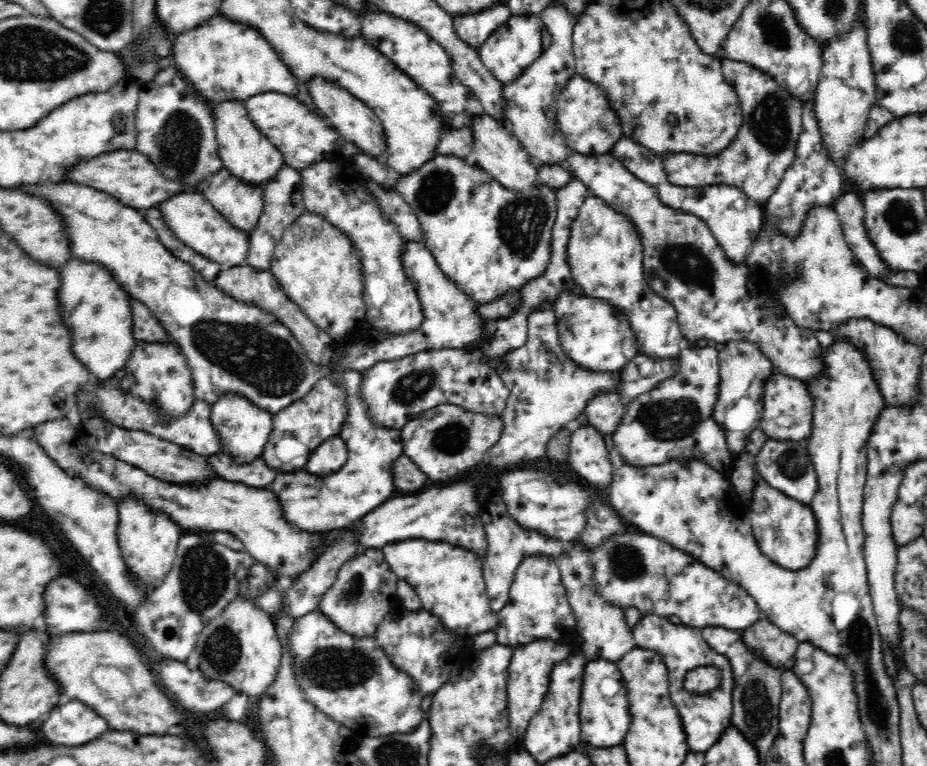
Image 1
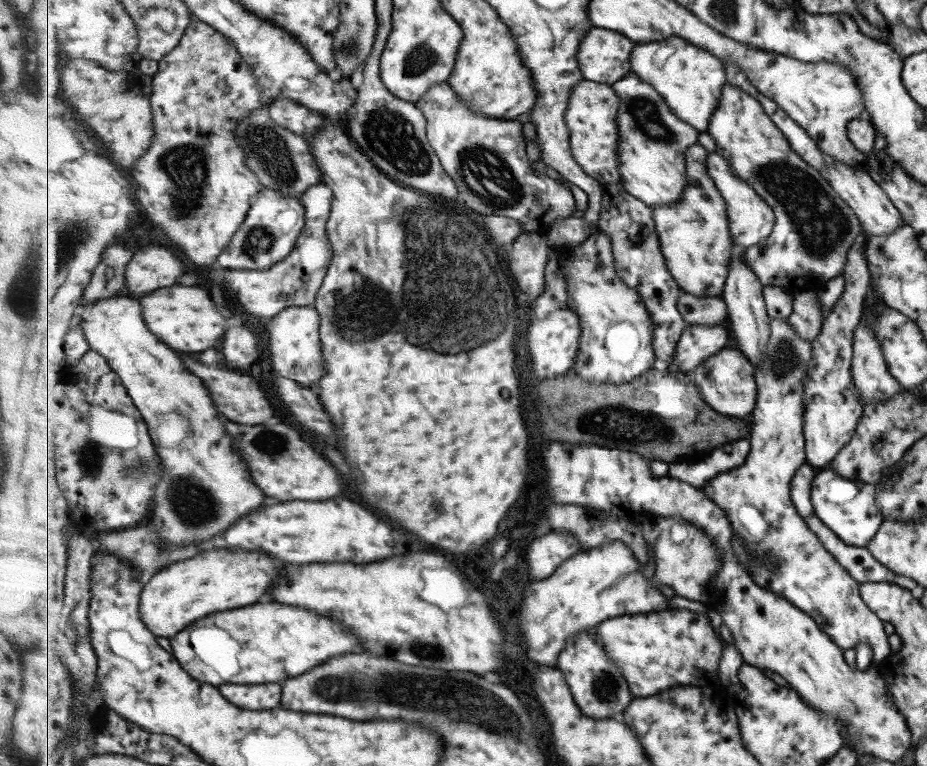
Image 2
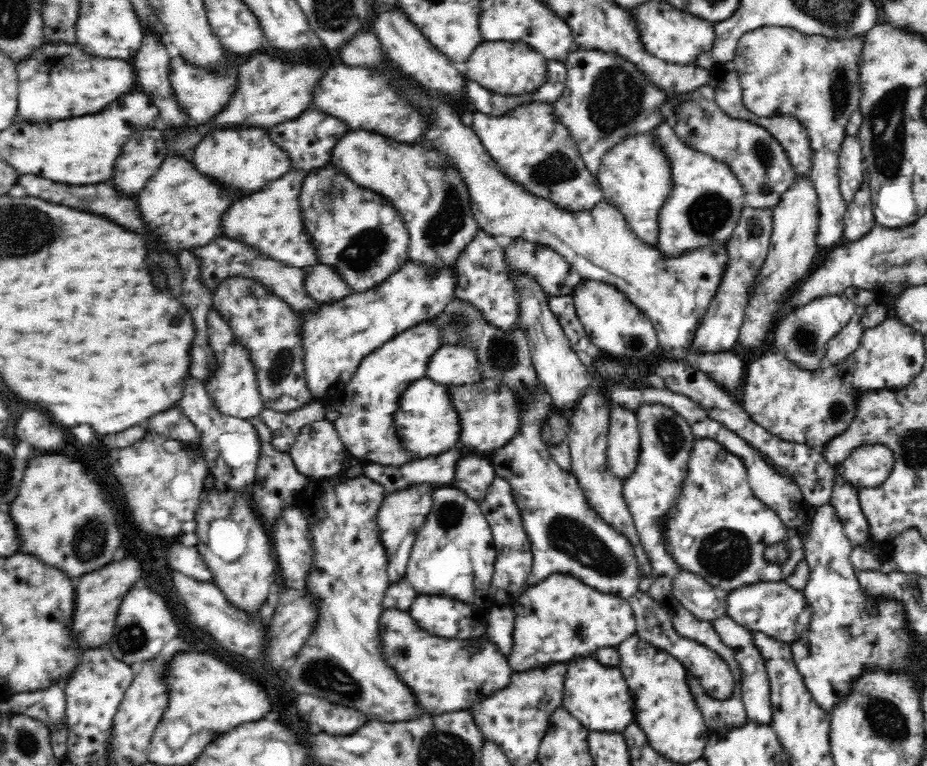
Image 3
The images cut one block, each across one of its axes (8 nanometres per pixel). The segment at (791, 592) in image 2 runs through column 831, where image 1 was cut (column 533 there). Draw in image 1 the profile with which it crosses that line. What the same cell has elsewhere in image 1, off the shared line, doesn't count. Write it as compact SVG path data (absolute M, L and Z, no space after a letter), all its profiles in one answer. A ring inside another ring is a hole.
M532 554L519 563L510 587L506 606L498 611L498 626L495 629L497 643L514 648L534 640L555 640L574 631L576 618L569 605L566 587L561 579L558 560L548 555Z

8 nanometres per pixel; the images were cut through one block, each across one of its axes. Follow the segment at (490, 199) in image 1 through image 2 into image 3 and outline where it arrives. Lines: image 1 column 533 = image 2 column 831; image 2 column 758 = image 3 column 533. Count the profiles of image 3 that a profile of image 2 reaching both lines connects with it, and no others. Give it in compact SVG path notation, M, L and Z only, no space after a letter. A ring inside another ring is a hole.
M531 99L501 115L487 115L475 111L471 127L481 138L482 143L502 171L514 181L521 182L526 189L530 190L530 193L553 199L558 205L571 211L590 209L604 199L598 177L594 177L593 171L586 167L580 149L578 149L574 137L570 135L570 129L558 117L552 101ZM515 238L510 240L504 252L507 268L518 269L534 276L549 296L571 295L582 280L565 258L547 246L531 245Z

